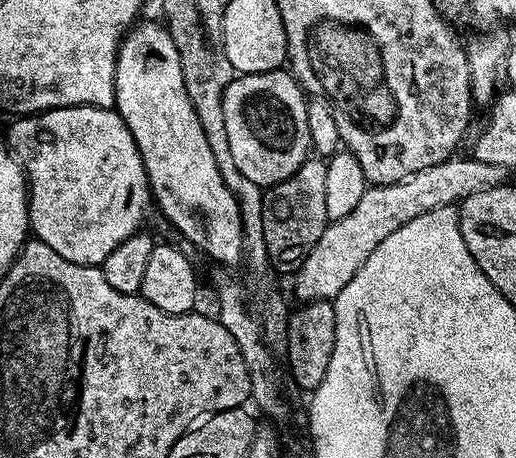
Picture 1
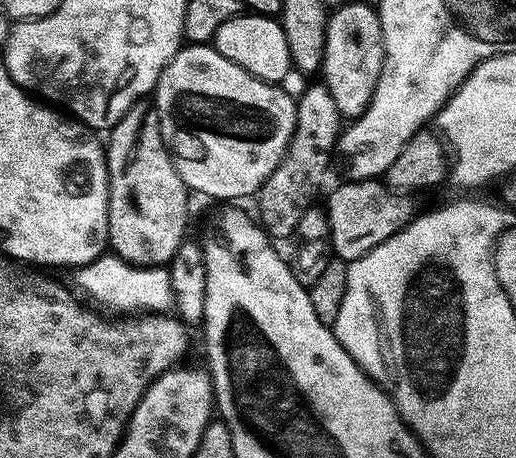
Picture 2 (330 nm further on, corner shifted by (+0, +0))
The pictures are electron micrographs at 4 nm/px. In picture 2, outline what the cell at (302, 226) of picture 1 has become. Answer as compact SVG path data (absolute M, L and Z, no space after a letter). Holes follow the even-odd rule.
M316 82L295 97L296 129L284 151L284 157L264 180L258 193L260 216L258 223L273 241L287 241L295 232L295 226L308 208L313 207L316 195L324 184L324 175L328 172L336 151L336 141L342 131L342 117L330 90L323 82Z

